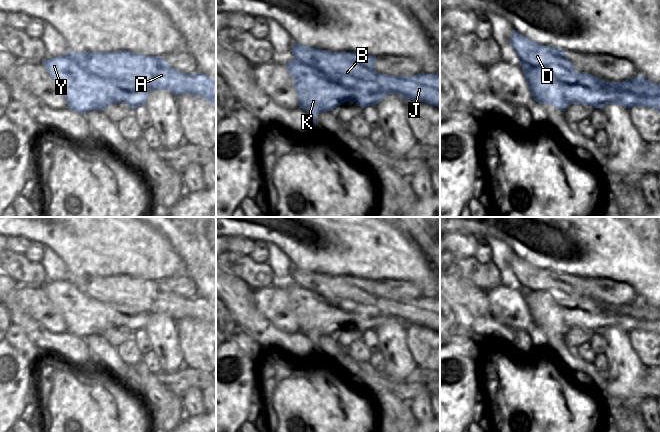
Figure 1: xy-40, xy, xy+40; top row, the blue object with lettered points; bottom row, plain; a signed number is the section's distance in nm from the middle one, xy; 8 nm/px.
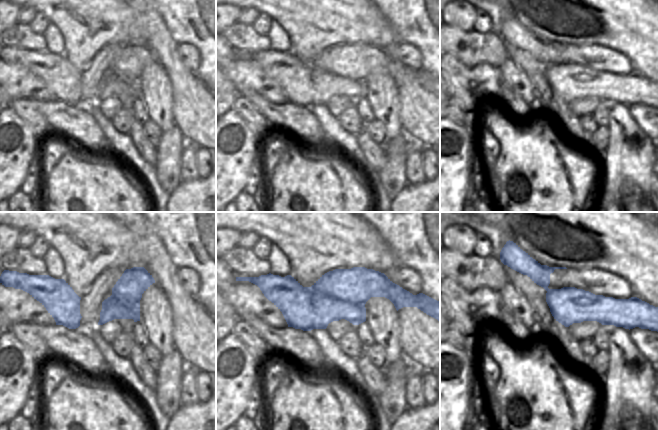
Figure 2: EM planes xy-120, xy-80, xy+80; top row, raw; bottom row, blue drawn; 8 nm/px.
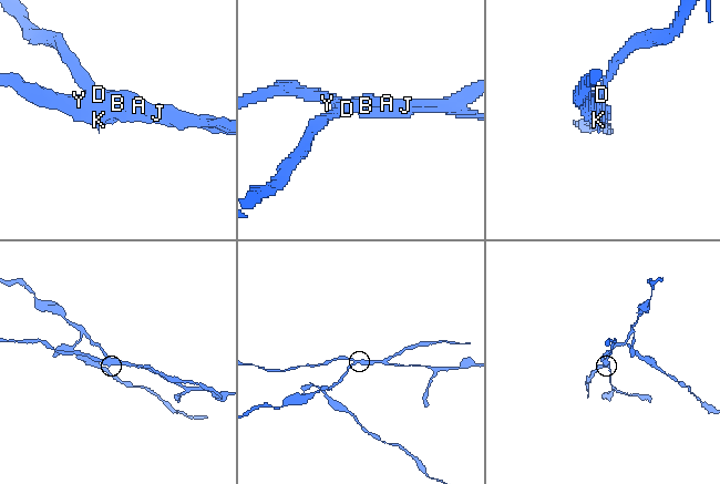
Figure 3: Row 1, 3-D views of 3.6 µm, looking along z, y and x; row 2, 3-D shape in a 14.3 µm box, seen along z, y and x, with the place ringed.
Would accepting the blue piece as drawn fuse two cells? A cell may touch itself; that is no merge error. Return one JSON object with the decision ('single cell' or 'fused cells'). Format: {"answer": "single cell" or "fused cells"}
{"answer": "fused cells"}

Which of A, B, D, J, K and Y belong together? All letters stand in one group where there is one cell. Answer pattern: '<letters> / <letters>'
A B D J / K Y

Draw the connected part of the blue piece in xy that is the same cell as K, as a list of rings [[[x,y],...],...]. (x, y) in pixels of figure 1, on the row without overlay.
[[[291,284],[288,286],[286,293],[294,303],[294,313],[298,321],[298,329],[308,337],[315,352],[316,339],[321,336],[331,335],[345,326],[355,326],[361,332],[365,330],[374,330],[389,318],[393,318],[392,316],[363,316],[361,314],[355,314],[351,312],[349,308],[345,308],[339,304],[335,304],[333,308],[329,308],[329,302],[325,298],[297,284]]]

